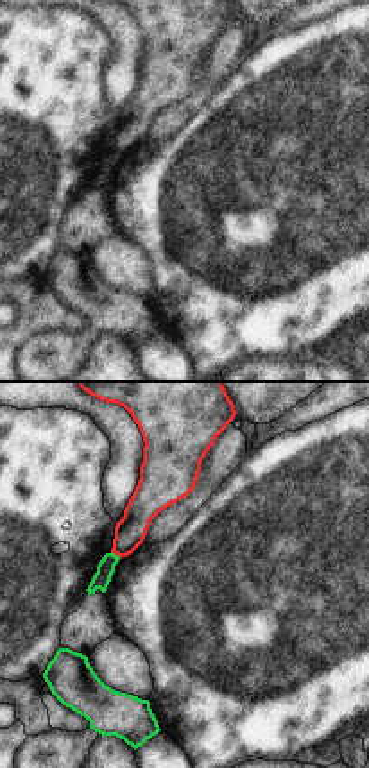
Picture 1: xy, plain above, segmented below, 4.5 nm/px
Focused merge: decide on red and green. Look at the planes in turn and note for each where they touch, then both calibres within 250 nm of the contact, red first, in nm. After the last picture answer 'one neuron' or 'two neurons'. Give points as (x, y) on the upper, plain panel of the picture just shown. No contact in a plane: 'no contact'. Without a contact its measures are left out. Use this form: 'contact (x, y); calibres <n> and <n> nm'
contact (117, 153); calibres 140 and 80 nm

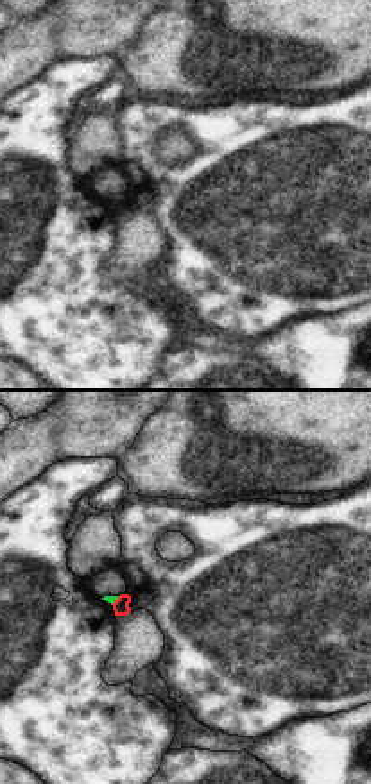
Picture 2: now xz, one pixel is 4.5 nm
contact (115, 199); calibres 70 and 30 nm

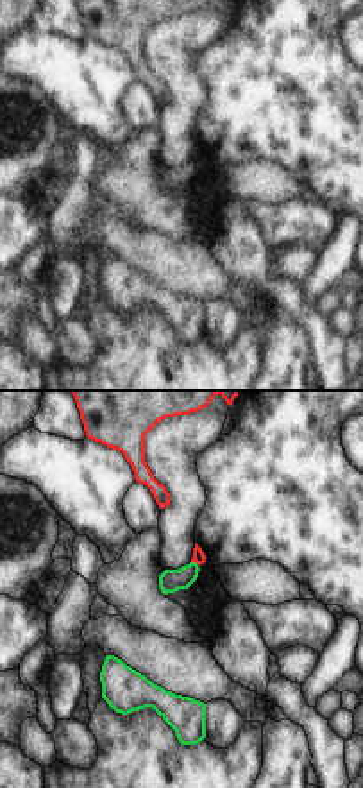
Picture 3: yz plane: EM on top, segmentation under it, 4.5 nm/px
contact (195, 160); calibres 60 and 110 nm

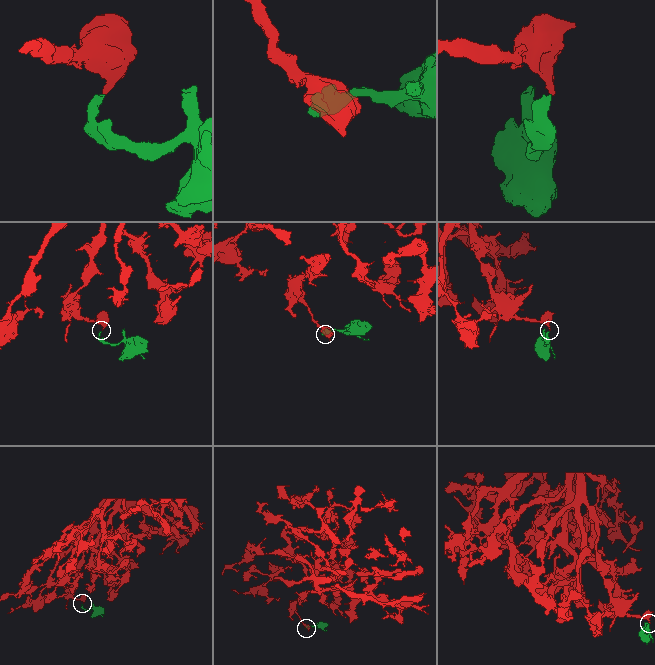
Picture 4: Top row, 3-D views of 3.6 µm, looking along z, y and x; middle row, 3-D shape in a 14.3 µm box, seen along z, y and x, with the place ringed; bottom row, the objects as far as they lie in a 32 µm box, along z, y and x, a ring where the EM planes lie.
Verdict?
two neurons

